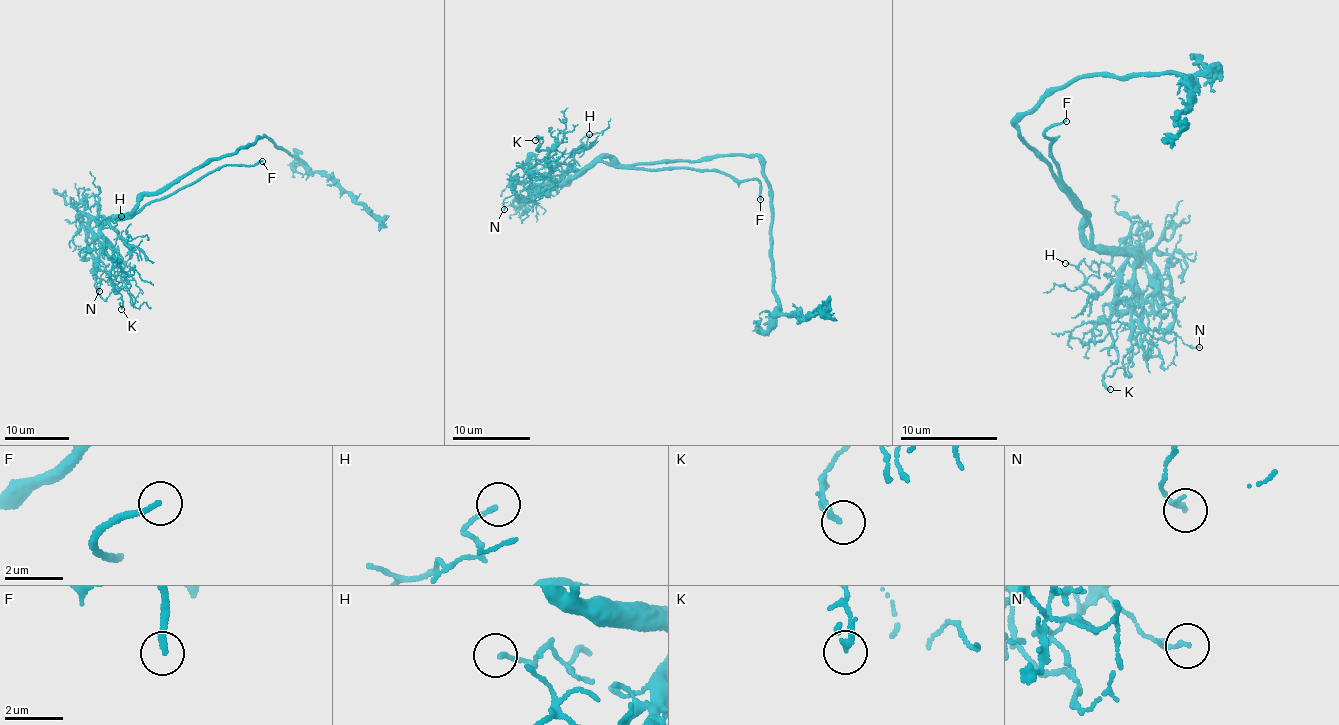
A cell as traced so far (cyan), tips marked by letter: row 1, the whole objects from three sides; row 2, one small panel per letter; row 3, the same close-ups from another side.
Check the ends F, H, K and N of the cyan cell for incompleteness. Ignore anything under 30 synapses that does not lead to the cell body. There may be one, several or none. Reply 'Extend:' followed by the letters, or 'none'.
Extend: F

